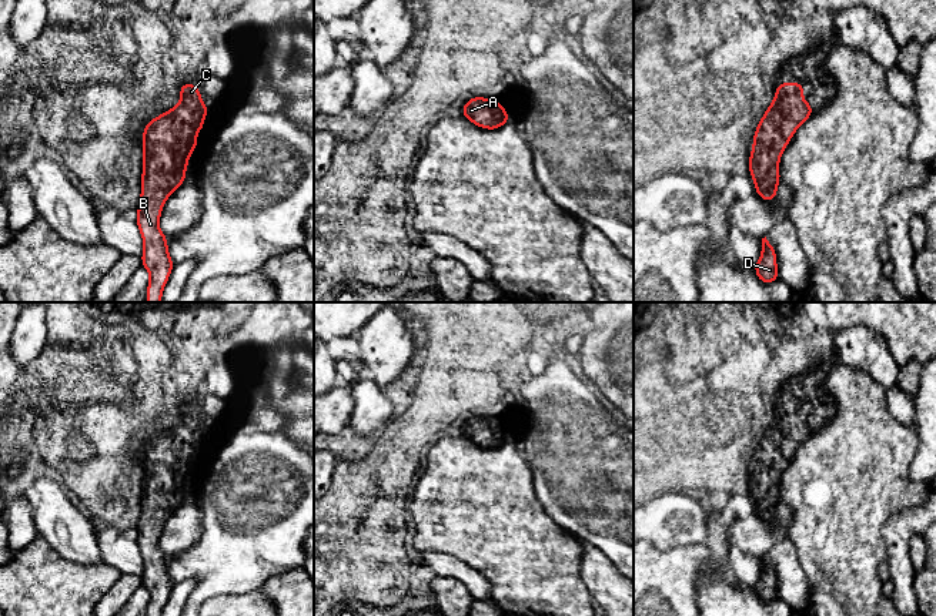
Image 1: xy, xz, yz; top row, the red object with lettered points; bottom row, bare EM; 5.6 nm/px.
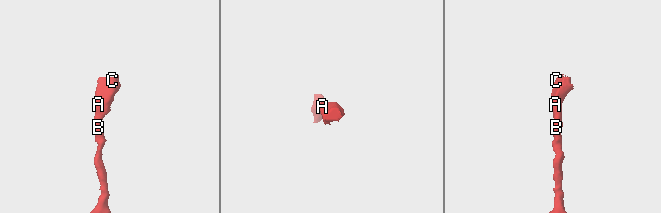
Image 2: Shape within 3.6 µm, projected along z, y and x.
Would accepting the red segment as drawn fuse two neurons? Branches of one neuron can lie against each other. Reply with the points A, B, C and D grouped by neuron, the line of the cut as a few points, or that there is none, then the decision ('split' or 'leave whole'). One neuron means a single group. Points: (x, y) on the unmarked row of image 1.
groups A B C D; cut none; leave whole

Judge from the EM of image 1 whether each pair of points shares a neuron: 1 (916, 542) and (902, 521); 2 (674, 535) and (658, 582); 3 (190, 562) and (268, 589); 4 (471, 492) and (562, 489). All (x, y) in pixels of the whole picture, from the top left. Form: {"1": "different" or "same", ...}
{"1": "different", "2": "different", "3": "different", "4": "different"}

